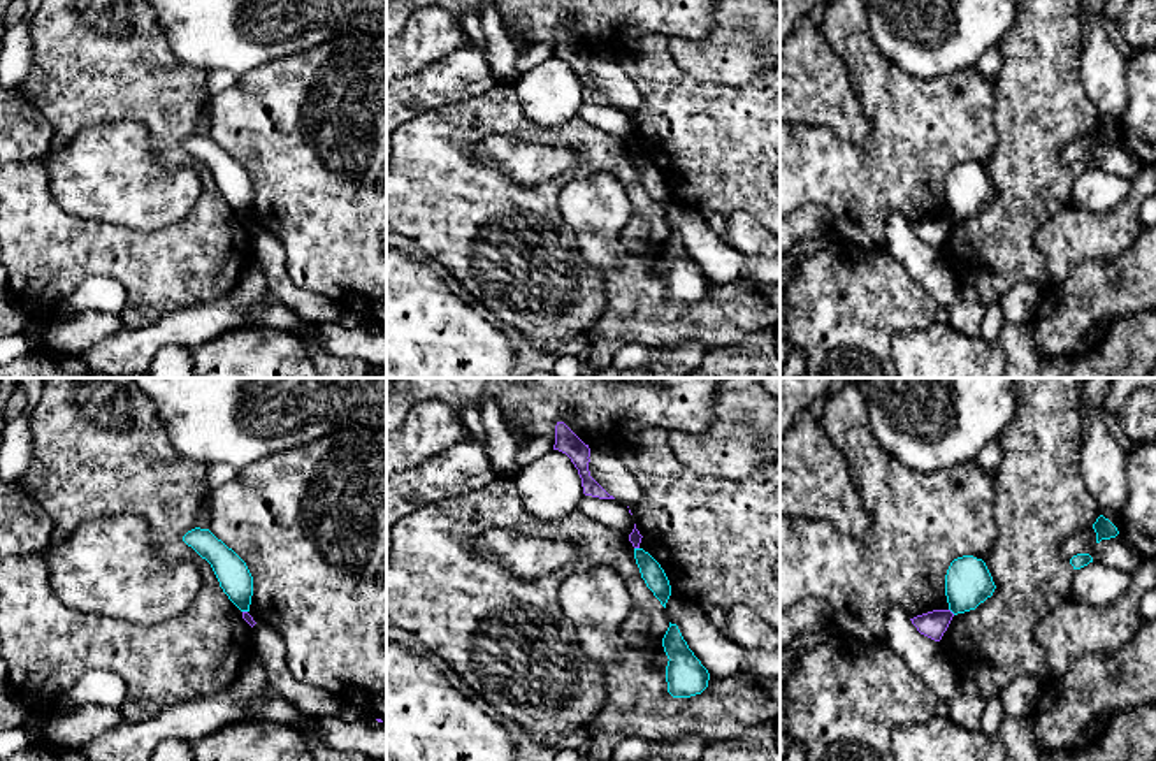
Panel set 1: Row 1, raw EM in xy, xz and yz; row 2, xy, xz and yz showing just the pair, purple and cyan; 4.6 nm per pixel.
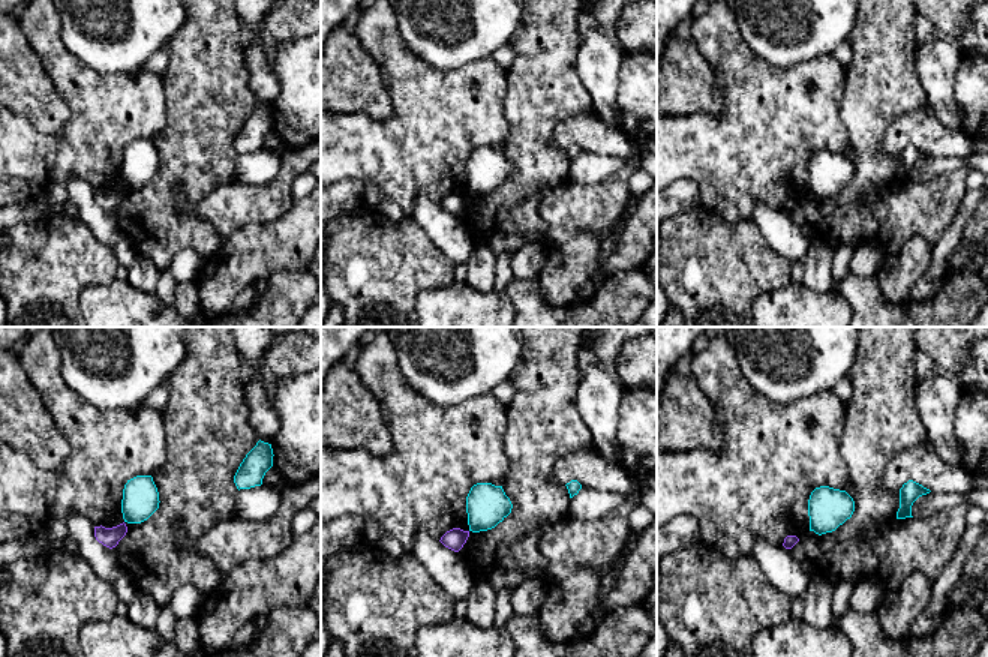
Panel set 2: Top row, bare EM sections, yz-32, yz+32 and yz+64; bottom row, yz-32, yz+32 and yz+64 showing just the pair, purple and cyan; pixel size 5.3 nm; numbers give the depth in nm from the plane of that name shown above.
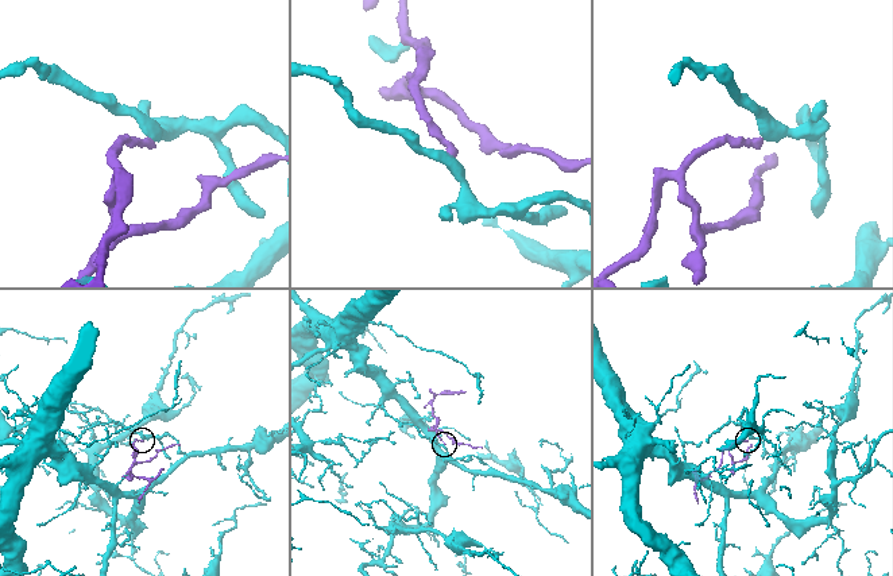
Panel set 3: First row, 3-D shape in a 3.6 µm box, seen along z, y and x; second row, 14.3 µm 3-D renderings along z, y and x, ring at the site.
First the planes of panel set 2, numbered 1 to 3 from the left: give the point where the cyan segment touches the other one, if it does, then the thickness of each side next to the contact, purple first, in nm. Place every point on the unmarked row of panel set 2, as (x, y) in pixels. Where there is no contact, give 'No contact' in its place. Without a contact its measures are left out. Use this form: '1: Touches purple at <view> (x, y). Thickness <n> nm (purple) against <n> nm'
1: No contact
2: No contact
3: No contact

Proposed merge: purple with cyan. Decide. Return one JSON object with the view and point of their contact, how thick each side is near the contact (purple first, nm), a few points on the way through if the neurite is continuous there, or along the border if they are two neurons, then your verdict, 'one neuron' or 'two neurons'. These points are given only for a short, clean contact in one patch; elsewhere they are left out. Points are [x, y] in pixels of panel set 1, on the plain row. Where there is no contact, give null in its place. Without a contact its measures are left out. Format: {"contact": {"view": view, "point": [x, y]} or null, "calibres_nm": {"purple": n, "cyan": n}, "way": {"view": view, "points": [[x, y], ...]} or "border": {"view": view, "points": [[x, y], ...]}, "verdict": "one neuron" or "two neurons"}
{"contact": {"view": "yz", "point": [951, 218]}, "calibres_nm": {"purple": 120, "cyan": 220}, "border": {"view": "yz", "points": [[949, 215], [954, 220]]}, "verdict": "two neurons"}

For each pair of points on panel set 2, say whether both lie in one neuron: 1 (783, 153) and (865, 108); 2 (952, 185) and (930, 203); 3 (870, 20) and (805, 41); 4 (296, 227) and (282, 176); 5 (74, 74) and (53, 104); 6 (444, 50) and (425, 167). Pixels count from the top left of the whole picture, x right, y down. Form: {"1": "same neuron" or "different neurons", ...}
{"1": "different neurons", "2": "same neuron", "3": "different neurons", "4": "different neurons", "5": "different neurons", "6": "different neurons"}

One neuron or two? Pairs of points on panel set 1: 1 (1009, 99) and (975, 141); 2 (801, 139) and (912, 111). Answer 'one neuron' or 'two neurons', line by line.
1: two neurons
2: one neuron

